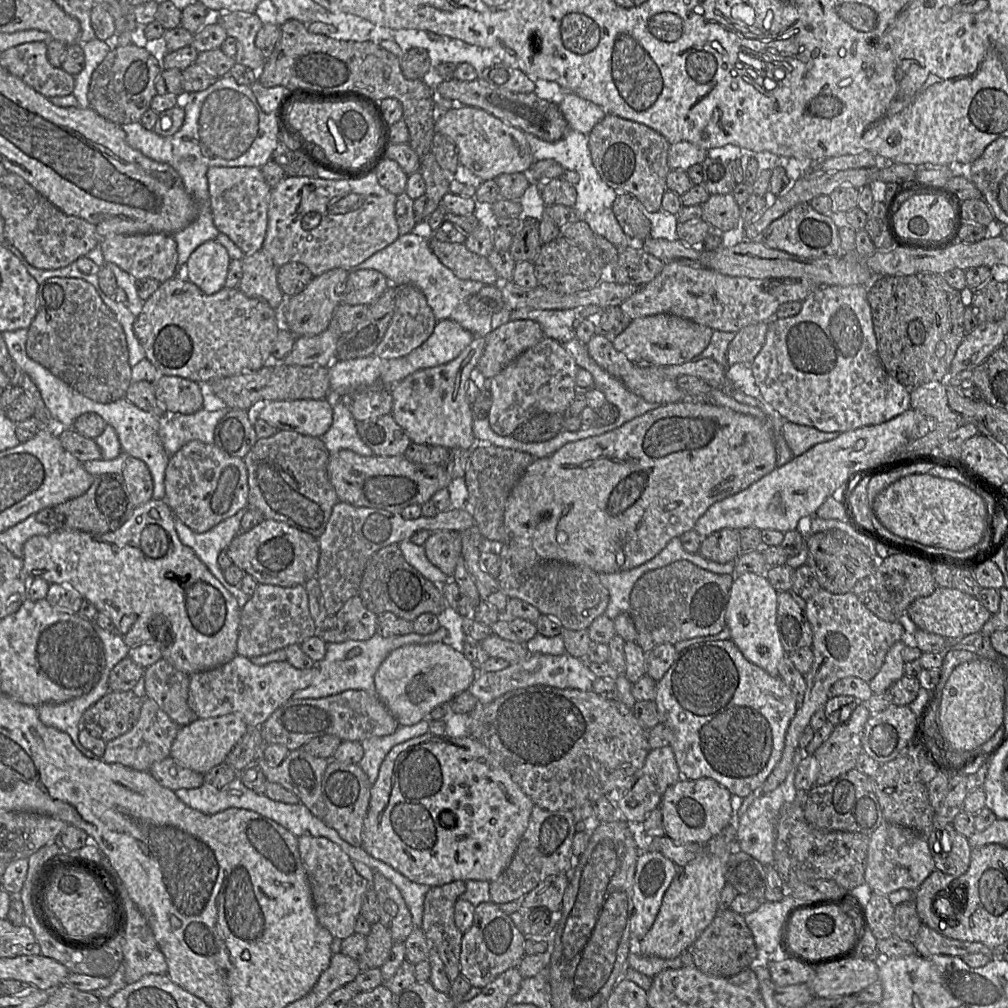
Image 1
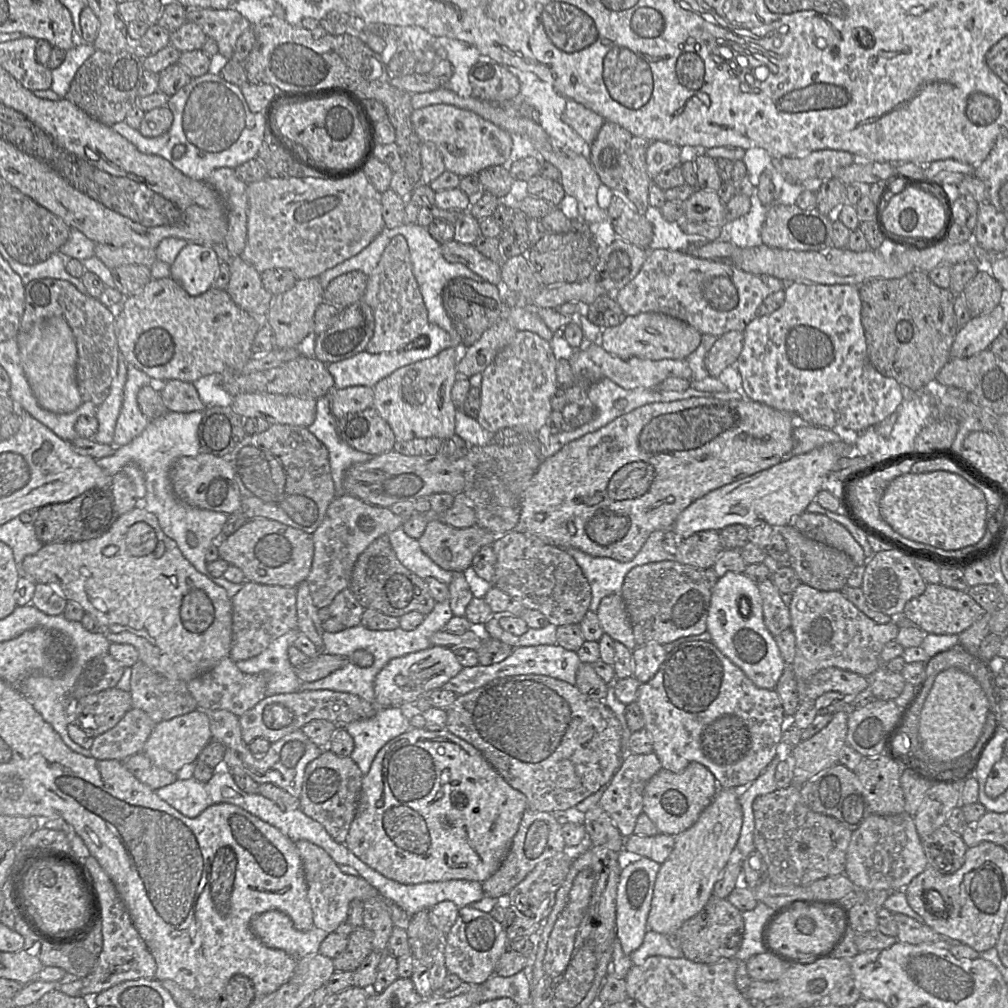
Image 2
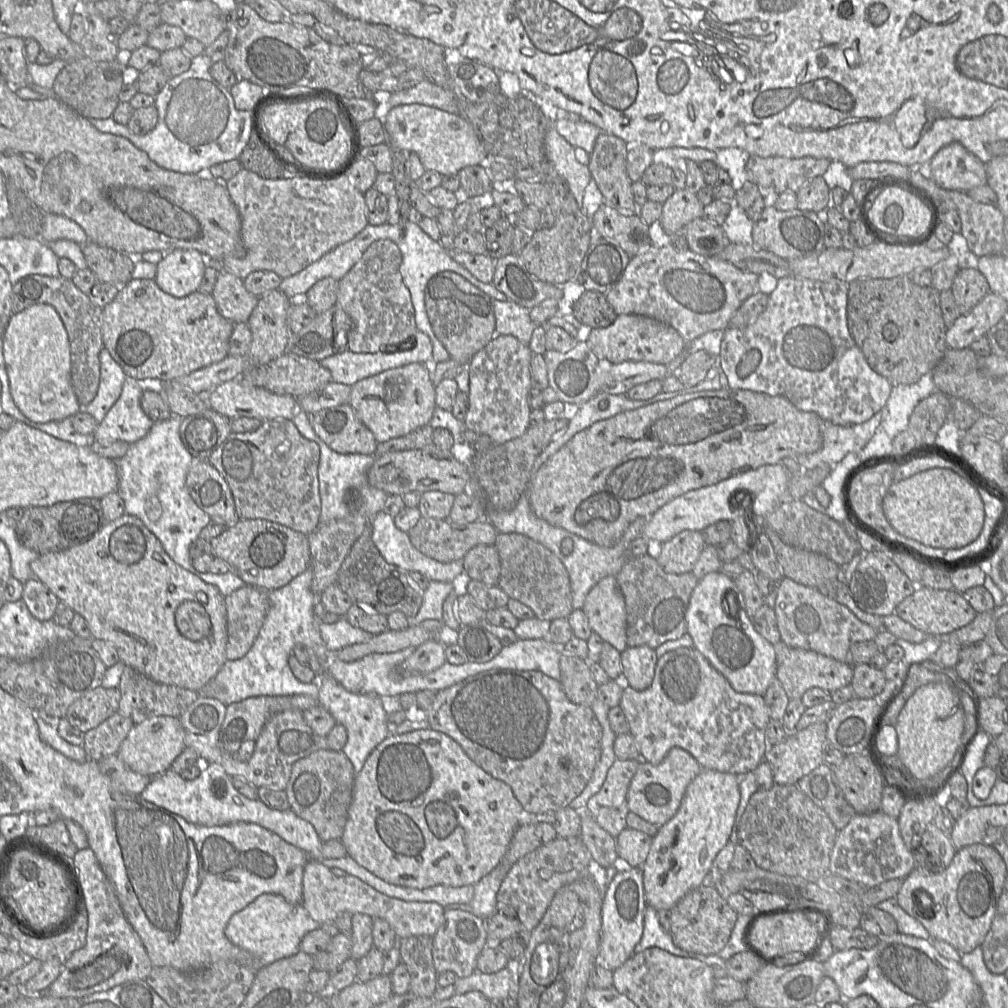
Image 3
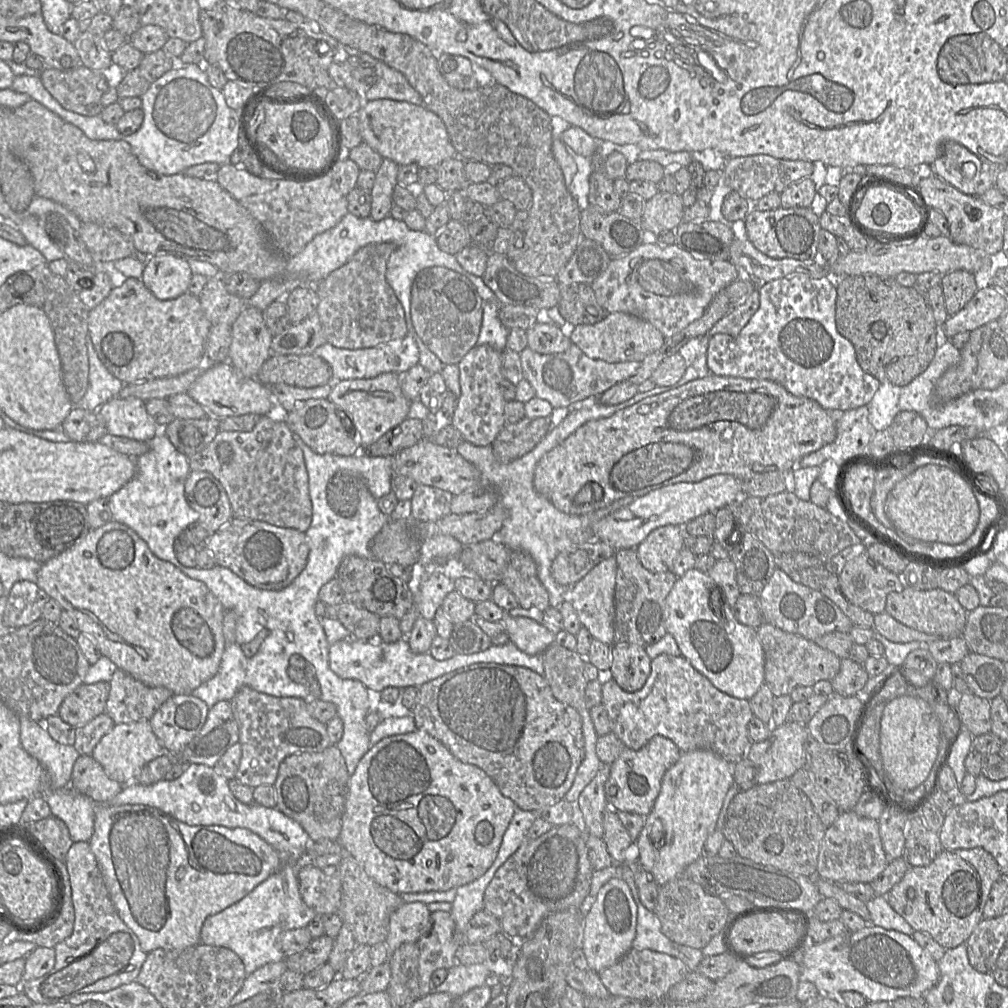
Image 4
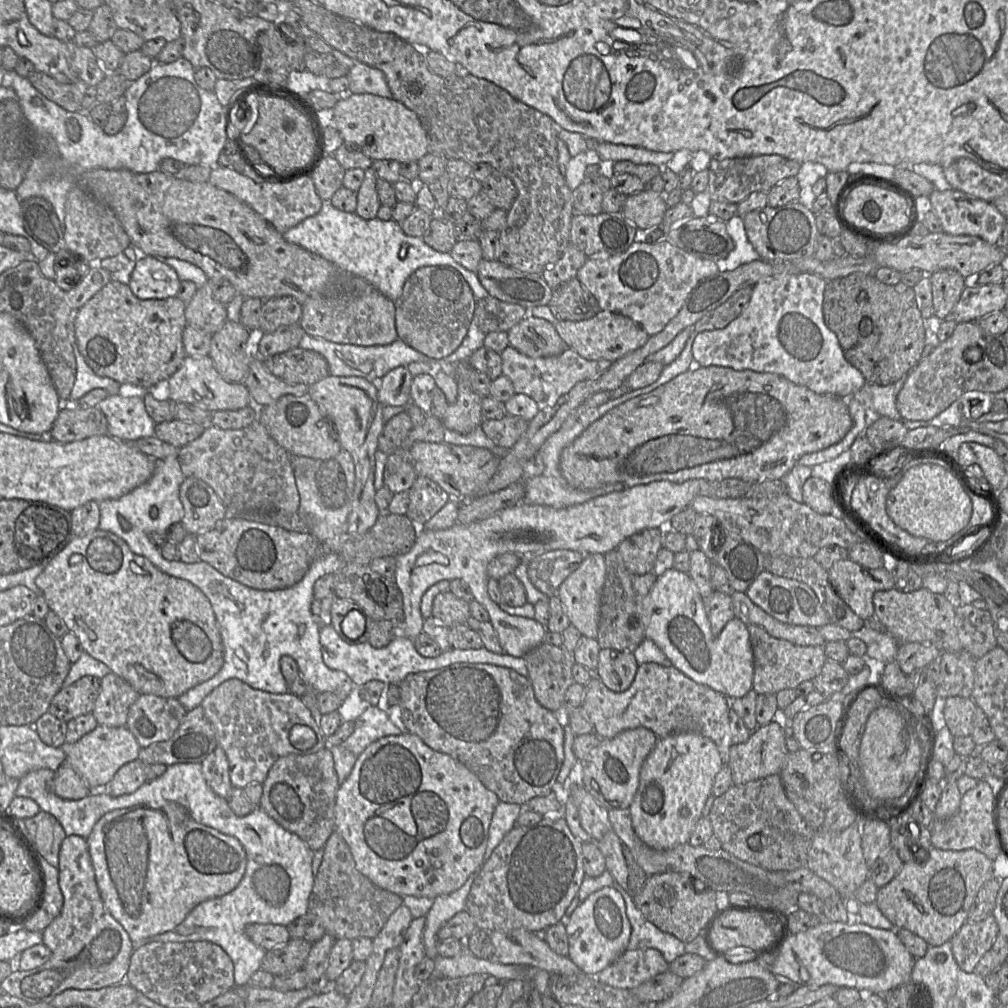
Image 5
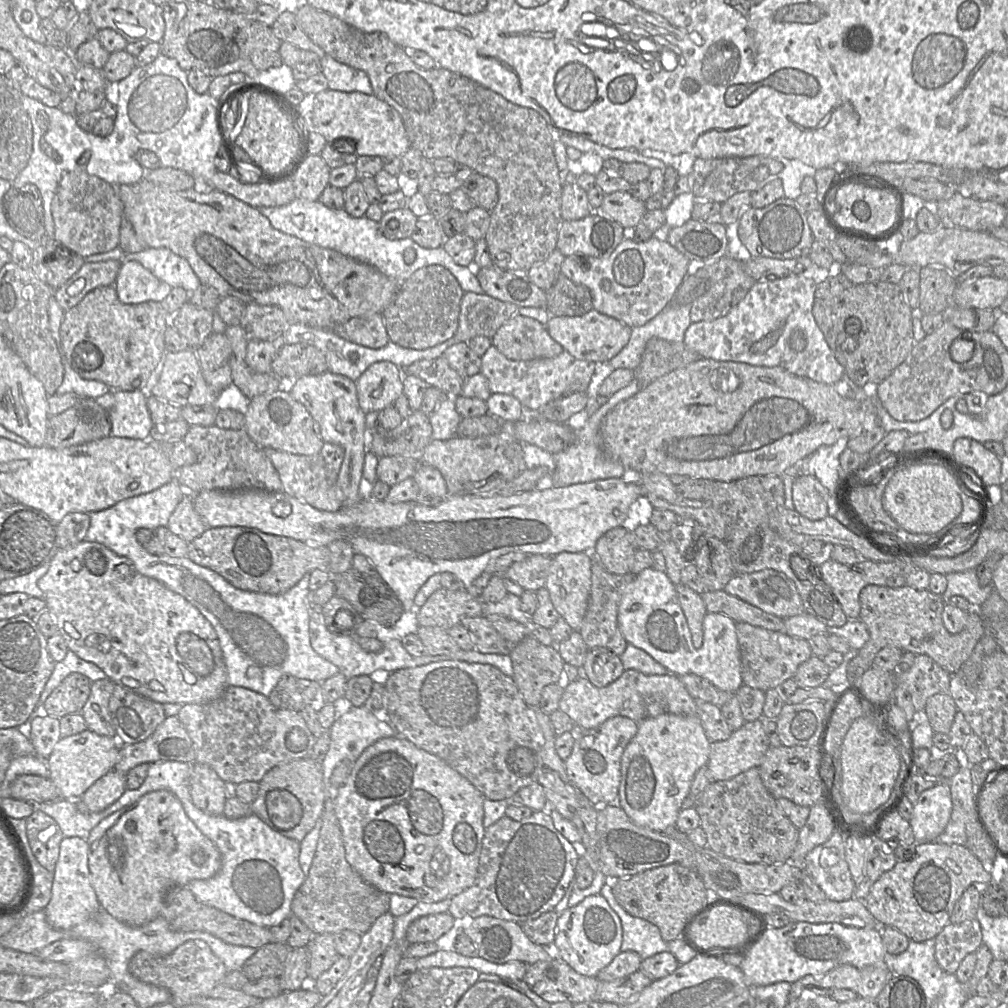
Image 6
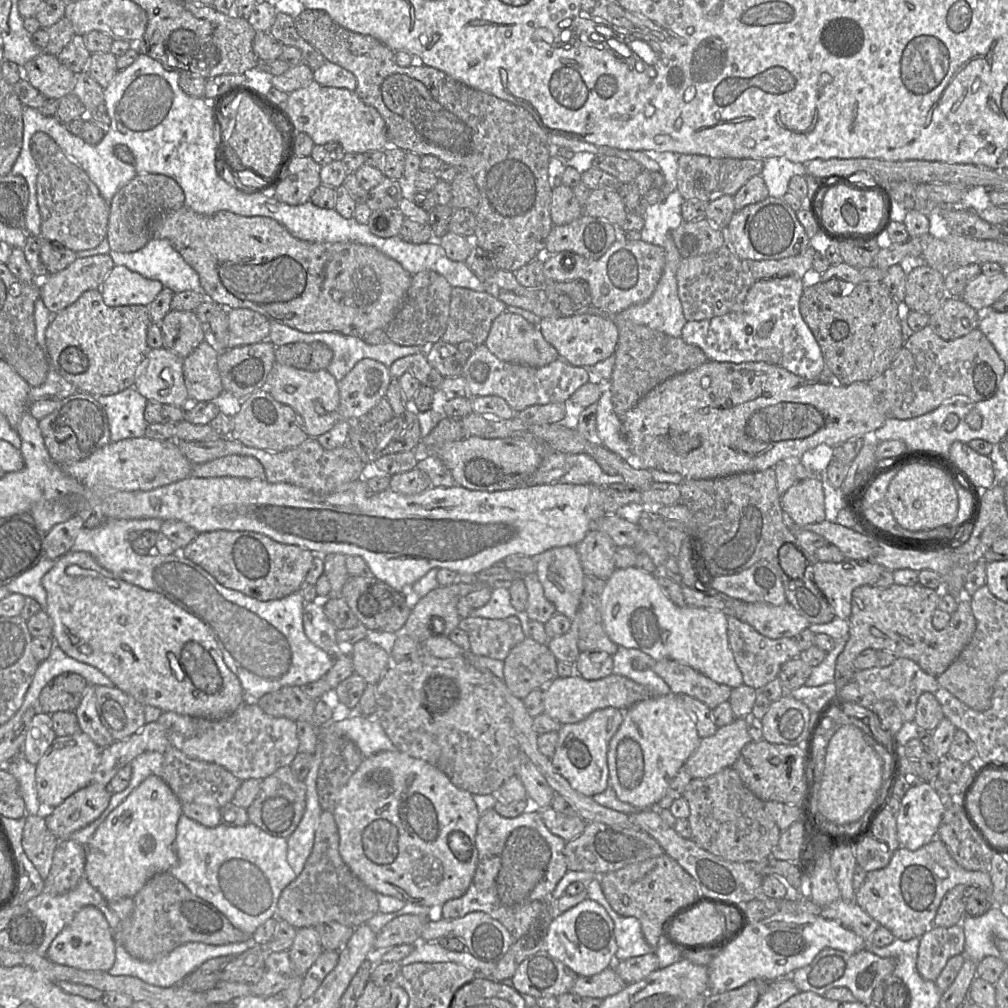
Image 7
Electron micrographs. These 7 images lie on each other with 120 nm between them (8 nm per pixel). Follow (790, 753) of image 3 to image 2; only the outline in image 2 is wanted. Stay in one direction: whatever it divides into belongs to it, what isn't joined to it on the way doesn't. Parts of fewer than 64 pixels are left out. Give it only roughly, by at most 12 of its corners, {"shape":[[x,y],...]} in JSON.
{"shape":[[848,713],[792,748],[792,786],[838,764]]}

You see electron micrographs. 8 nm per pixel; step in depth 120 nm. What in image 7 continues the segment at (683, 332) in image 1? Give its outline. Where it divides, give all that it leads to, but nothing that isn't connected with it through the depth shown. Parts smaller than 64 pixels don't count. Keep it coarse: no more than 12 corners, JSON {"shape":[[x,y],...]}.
{"shape":[[587,313],[542,318],[561,359],[594,366],[615,352],[618,328]]}

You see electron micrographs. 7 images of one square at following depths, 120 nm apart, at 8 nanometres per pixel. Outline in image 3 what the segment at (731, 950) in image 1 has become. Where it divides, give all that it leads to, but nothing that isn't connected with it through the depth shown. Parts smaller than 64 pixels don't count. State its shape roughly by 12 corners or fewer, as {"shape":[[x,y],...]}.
{"shape":[[712,884],[670,910],[670,936],[690,953],[717,955],[738,914]]}

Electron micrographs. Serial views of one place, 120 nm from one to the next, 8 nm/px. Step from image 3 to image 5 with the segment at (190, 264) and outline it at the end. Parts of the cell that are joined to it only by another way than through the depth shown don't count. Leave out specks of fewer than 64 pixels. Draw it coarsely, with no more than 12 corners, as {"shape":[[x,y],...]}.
{"shape":[[162,259],[136,262],[128,285],[139,299],[177,295],[181,280]]}

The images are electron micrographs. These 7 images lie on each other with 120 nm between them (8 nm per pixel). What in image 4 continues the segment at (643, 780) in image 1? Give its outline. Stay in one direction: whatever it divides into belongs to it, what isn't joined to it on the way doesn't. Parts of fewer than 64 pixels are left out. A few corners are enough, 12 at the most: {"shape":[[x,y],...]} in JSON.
{"shape":[[603,764],[582,790],[577,804],[587,835],[603,836],[609,807]]}

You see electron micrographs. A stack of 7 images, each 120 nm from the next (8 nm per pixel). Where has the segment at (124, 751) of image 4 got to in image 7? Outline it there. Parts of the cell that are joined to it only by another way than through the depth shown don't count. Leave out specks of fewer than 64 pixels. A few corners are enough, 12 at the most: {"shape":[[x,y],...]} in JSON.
{"shape":[[81,731],[57,736],[36,764],[40,803],[92,783],[101,750]]}

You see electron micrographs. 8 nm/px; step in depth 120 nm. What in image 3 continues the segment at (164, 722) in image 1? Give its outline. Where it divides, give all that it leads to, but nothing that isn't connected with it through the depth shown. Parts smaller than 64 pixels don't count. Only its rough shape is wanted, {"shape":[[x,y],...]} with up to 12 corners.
{"shape":[[115,713],[84,733],[88,759],[116,755],[134,722]]}

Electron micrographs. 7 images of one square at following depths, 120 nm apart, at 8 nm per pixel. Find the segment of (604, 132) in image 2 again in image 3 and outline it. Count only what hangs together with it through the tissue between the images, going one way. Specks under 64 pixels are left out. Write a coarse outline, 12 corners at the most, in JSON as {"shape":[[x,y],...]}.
{"shape":[[600,132],[589,155],[604,204],[637,214],[630,145]]}

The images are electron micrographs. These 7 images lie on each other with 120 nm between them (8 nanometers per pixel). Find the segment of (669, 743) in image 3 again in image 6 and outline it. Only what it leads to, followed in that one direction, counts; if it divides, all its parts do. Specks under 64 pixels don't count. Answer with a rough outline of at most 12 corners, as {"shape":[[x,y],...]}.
{"shape":[[625,670],[605,687],[563,684],[558,710],[581,730],[616,716],[697,717],[673,673]]}

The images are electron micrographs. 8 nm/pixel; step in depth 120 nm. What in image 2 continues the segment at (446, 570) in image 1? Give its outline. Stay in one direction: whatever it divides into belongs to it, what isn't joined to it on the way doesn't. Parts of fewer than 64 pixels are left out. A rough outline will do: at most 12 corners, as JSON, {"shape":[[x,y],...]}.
{"shape":[[431,518],[417,541],[440,568],[463,572],[496,537]]}

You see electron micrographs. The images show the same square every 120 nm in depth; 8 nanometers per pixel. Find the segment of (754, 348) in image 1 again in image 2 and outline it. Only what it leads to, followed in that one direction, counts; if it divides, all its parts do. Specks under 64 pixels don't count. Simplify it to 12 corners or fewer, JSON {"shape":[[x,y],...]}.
{"shape":[[741,331],[717,337],[704,359],[710,377],[736,363]]}

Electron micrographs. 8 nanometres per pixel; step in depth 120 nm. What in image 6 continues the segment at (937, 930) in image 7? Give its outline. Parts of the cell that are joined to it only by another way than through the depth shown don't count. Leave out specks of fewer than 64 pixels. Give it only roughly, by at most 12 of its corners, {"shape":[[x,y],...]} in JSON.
{"shape":[[976,919],[948,924],[934,939],[935,959],[954,974],[983,944]]}

